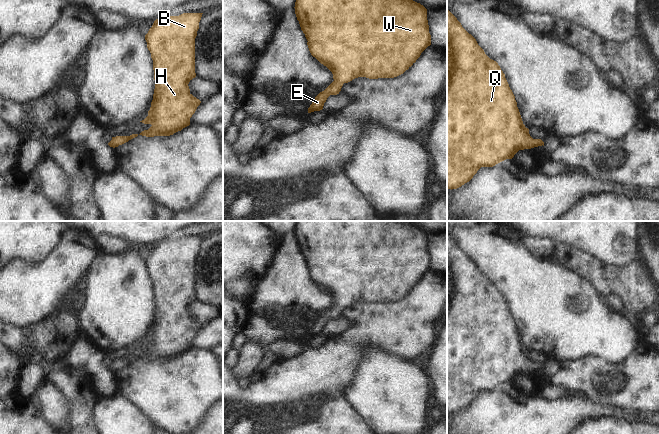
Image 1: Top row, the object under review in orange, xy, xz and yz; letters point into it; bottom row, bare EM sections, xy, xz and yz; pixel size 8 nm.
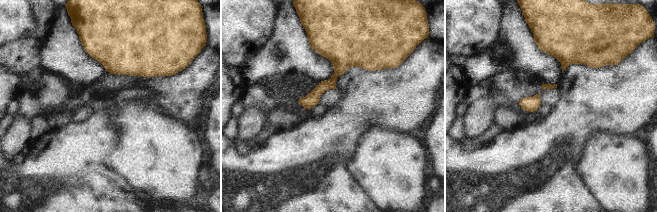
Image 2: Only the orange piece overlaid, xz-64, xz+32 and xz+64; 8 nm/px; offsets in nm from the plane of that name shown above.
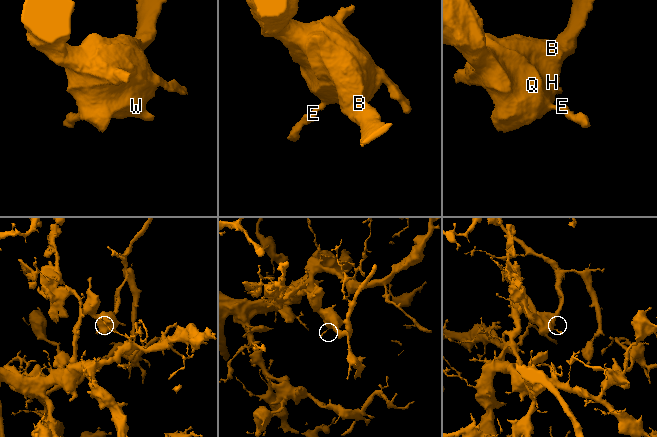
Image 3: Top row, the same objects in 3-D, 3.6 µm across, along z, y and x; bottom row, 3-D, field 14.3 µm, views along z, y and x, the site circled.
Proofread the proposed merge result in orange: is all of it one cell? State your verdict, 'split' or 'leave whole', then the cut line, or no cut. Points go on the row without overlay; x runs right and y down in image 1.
leave whole | no cut

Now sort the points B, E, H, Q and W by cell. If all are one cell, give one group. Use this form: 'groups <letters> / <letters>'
groups B E H Q W

